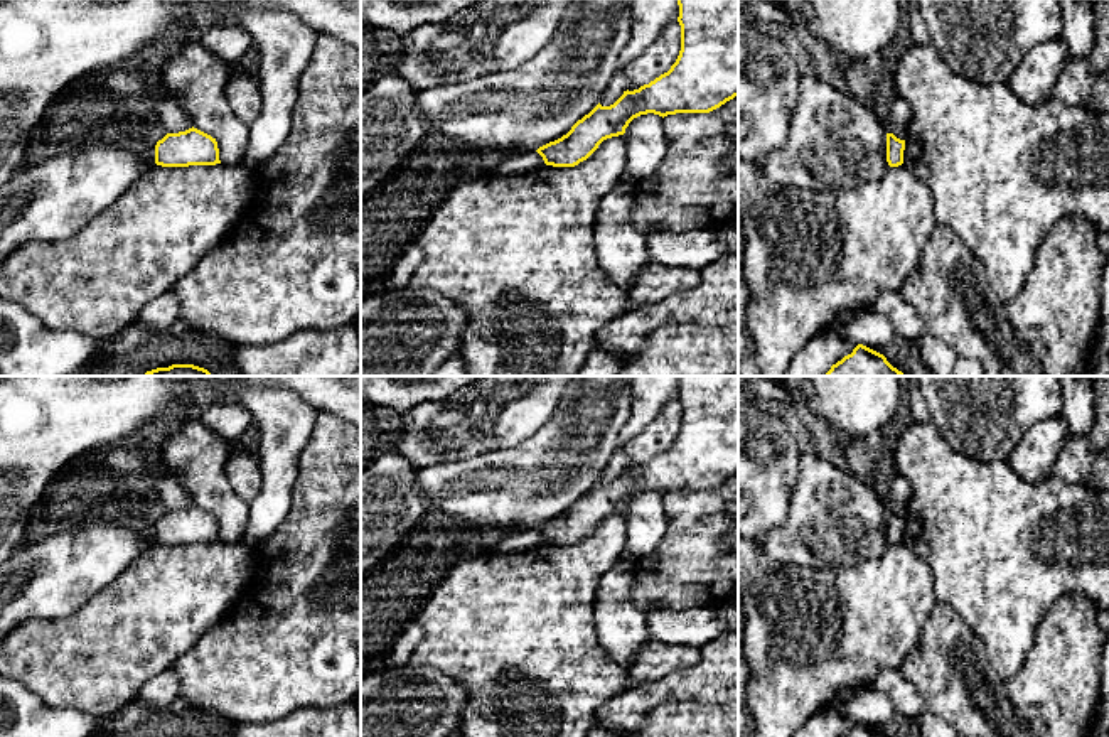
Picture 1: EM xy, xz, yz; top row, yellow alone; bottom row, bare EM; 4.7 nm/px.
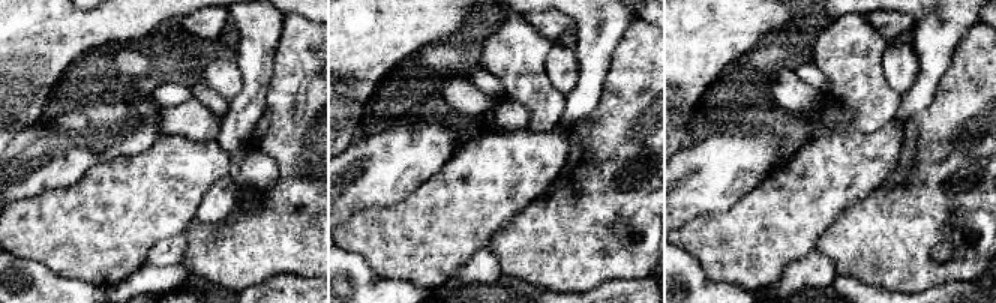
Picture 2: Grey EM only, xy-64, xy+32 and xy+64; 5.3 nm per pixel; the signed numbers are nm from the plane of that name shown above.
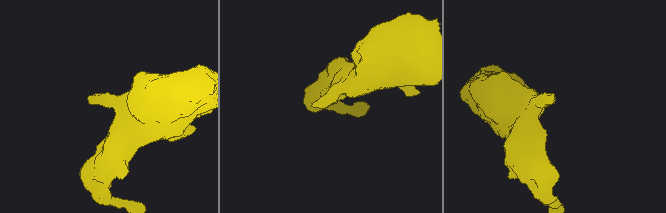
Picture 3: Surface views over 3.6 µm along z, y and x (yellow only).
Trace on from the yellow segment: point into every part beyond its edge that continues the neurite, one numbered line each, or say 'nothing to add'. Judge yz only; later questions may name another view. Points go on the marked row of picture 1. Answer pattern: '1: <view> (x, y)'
nothing to add

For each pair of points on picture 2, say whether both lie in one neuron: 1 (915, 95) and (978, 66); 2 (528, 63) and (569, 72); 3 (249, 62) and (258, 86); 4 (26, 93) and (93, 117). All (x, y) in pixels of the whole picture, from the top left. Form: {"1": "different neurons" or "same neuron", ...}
{"1": "different neurons", "2": "different neurons", "3": "same neuron", "4": "different neurons"}

